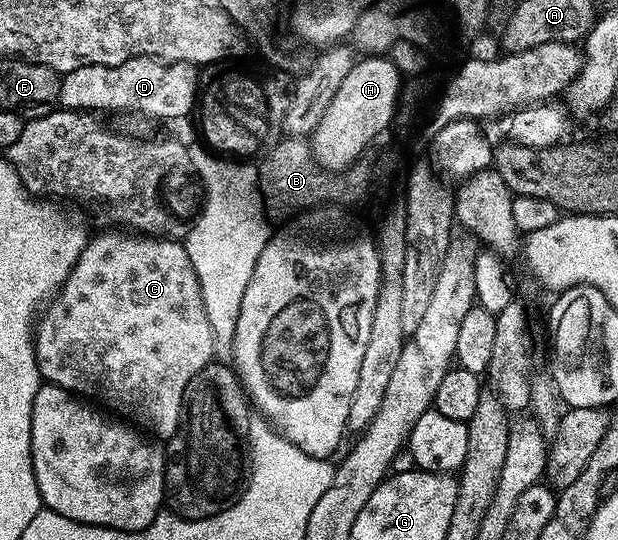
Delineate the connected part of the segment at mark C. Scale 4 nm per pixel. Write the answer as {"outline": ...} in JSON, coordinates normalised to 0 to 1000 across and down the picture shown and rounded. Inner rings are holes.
{"outline":[[[160,433],[155,441],[149,439],[136,456],[120,496],[107,502],[105,513],[108,517],[104,522],[100,517],[99,528],[87,546],[91,552],[81,554],[81,559],[84,557],[83,569],[78,574],[74,569],[61,591],[57,615],[57,665],[60,667],[63,698],[71,709],[97,715],[118,733],[133,733],[136,739],[152,741],[155,746],[168,744],[175,752],[175,756],[172,754],[175,761],[188,759],[188,763],[180,763],[191,769],[194,776],[217,785],[227,798],[236,800],[252,813],[273,815],[283,804],[285,793],[290,791],[290,769],[296,763],[296,728],[306,704],[312,704],[312,696],[319,696],[346,665],[345,607],[338,607],[338,593],[332,585],[328,557],[322,548],[322,520],[312,504],[312,489],[306,481],[298,450],[273,441],[251,443],[243,437],[201,435]]]}

